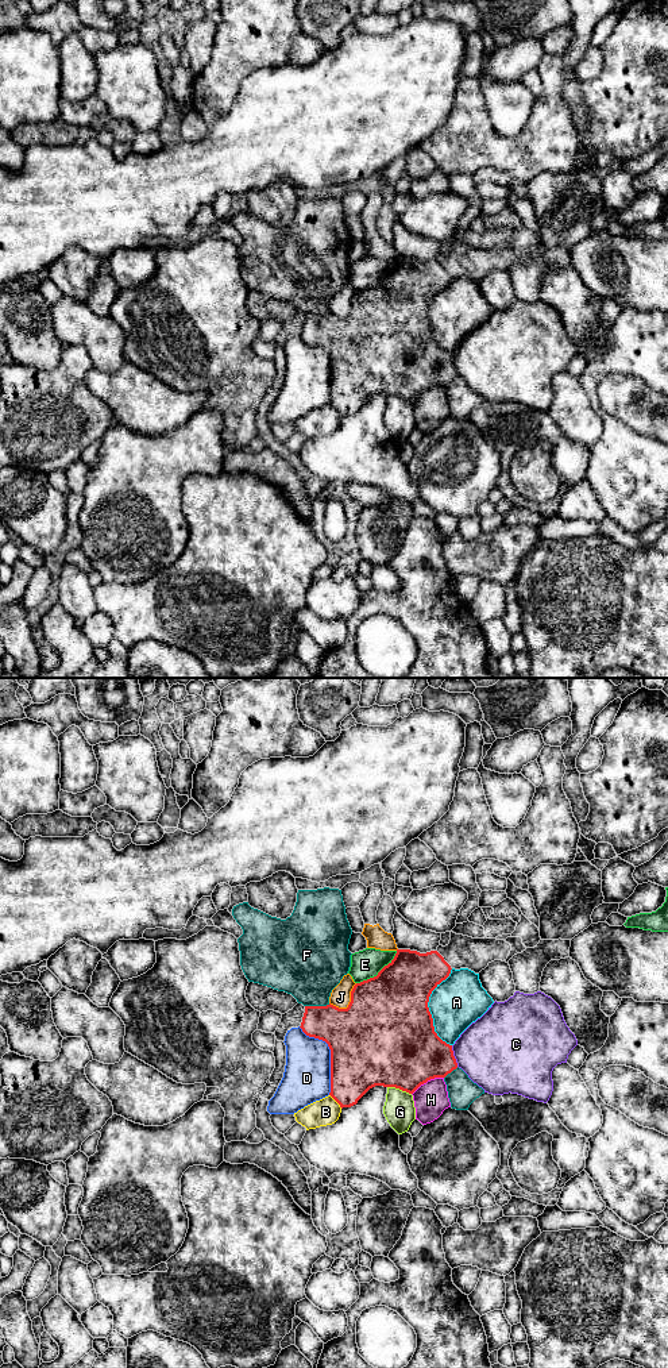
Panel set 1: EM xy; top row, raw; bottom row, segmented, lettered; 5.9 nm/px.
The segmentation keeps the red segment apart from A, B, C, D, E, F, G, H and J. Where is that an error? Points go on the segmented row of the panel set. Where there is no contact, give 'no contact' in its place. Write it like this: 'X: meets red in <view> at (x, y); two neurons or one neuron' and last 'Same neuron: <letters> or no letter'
A: meets red in xy at (428, 1008); two neurons
B: meets red in xy at (335, 1099); two neurons
C: meets red in xy at (454, 1056); two neurons
D: meets red in xy at (331, 1055); two neurons
E: meets red in xy at (378, 972); two neurons
F: meets red in xy at (317, 1006); two neurons
G: meets red in xy at (400, 1089); two neurons
H: meets red in xy at (427, 1081); two neurons
J: meets red in xy at (350, 1004); two neurons
Same neuron: no letter

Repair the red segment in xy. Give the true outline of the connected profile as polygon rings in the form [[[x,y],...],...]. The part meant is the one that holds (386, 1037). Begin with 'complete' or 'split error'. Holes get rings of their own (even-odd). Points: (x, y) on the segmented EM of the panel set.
complete | [[[397,949],[394,959],[377,976],[356,983],[351,991],[347,1009],[333,1005],[305,1006],[301,1022],[302,1032],[328,1044],[331,1049],[331,1093],[340,1107],[351,1107],[372,1087],[395,1087],[413,1094],[421,1084],[435,1078],[445,1078],[457,1068],[452,1045],[435,1032],[433,1018],[428,1007],[432,991],[451,974],[451,966],[437,951],[420,953]]]

